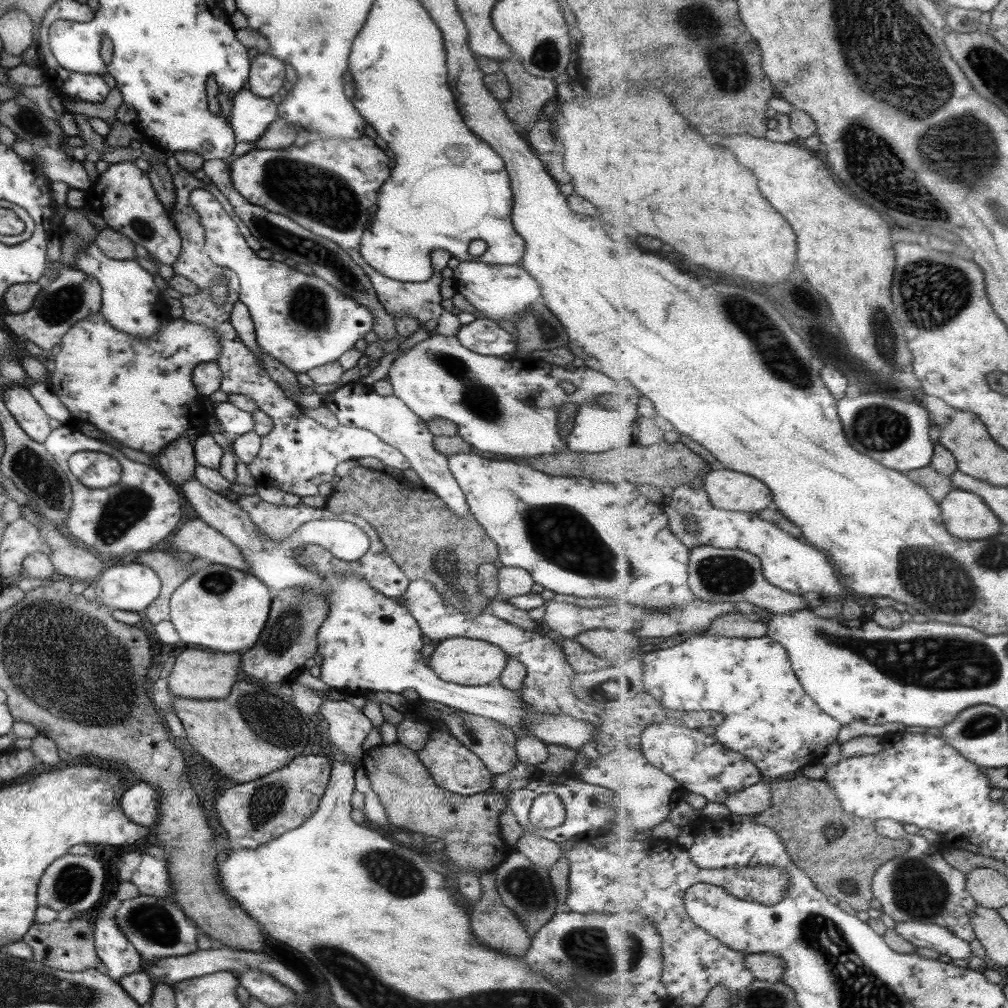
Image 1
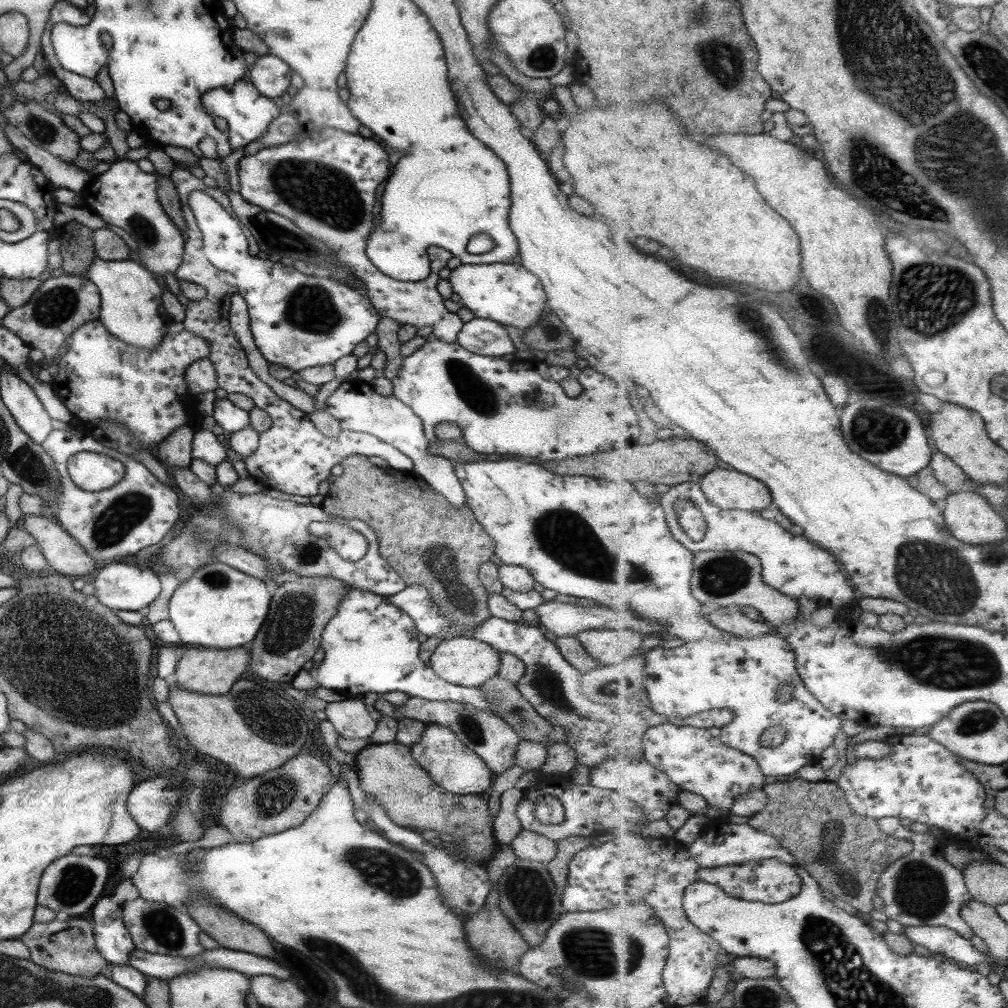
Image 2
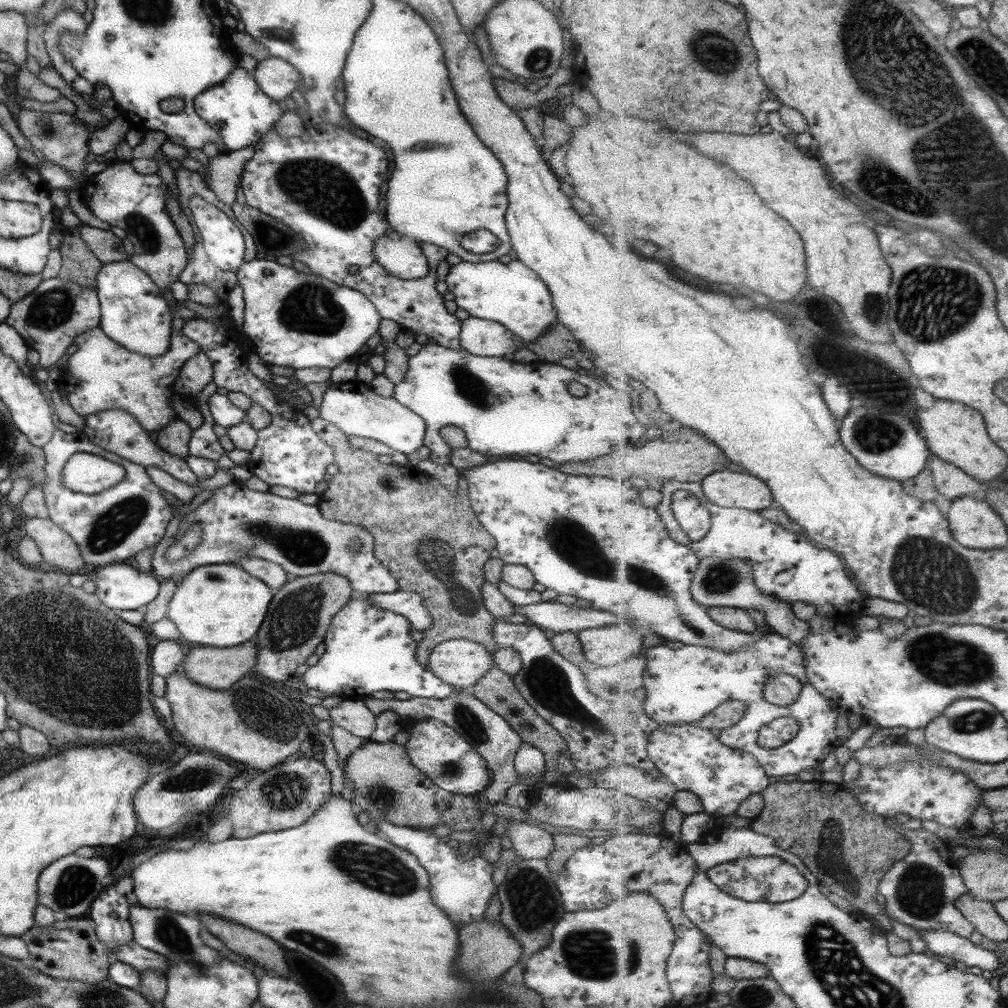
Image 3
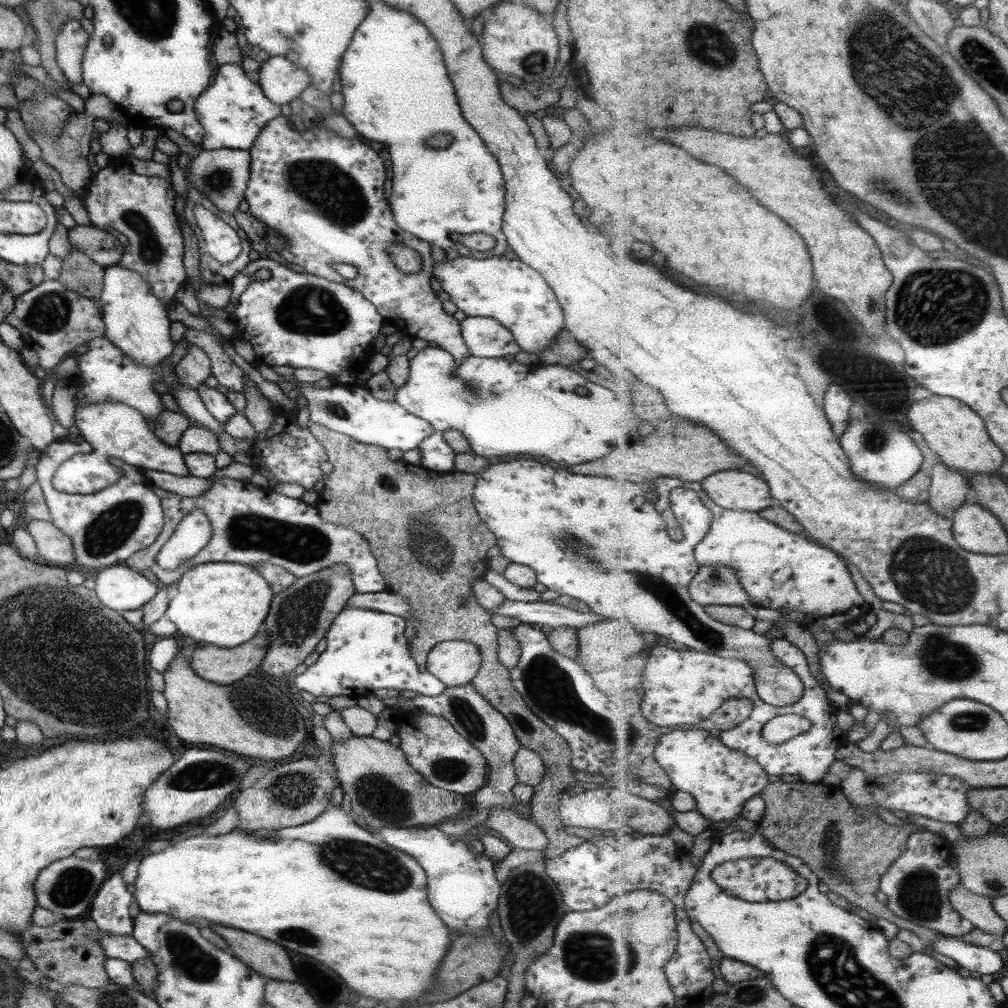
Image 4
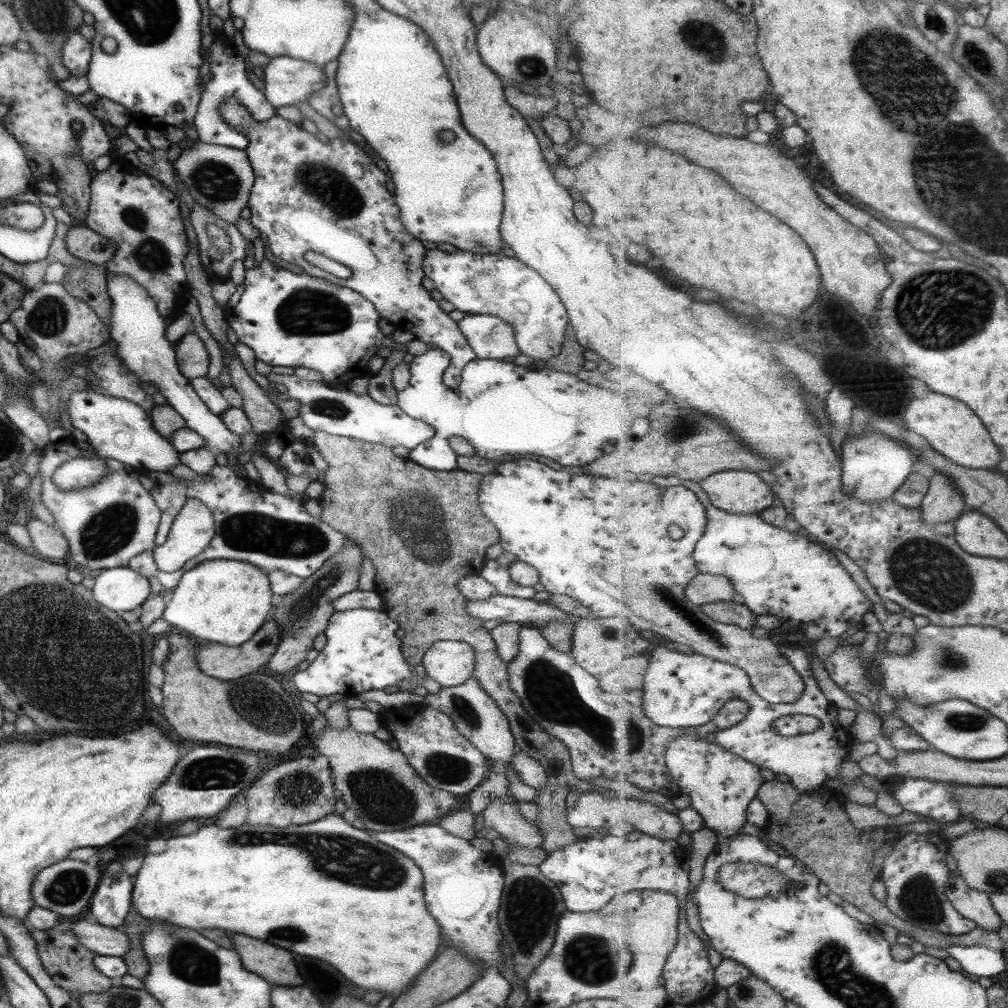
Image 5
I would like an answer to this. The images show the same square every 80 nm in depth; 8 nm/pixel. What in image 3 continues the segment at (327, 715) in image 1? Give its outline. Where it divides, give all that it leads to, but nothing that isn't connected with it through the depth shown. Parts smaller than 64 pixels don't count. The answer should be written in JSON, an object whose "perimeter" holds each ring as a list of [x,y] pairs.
{"perimeter":[[[344,699],[328,710],[330,721],[349,732],[349,734],[366,736],[376,728],[374,715],[365,708],[361,699]]]}

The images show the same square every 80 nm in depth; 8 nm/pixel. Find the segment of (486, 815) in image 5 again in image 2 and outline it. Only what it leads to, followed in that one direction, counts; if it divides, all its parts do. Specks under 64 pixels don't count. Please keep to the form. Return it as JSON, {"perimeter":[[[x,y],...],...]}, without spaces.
{"perimeter":[[[523,828],[508,845],[513,849],[516,858],[544,864],[548,863],[556,853],[555,841]]]}

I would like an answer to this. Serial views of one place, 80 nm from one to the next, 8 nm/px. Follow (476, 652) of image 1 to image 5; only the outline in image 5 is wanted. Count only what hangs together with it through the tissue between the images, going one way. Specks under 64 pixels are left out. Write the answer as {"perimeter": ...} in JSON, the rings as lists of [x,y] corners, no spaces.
{"perimeter":[[[459,641],[432,642],[423,654],[420,671],[439,687],[463,684],[473,673],[473,649]]]}

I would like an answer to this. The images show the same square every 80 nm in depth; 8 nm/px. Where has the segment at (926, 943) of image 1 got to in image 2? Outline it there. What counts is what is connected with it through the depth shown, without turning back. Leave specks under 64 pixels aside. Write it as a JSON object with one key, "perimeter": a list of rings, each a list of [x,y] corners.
{"perimeter":[[[943,924],[939,926],[904,926],[905,936],[913,943],[925,946],[933,953],[940,953],[946,958],[953,959],[960,965],[976,965],[981,962],[994,964],[991,955],[977,950],[972,944],[972,940],[963,938],[956,930],[946,927]]]}

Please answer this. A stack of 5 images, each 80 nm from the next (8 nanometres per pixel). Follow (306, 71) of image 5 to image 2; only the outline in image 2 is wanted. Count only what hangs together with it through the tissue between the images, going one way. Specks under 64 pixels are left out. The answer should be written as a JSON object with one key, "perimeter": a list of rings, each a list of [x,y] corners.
{"perimeter":[[[266,54],[257,57],[250,67],[248,81],[268,99],[277,98],[287,90],[292,69],[276,56]]]}

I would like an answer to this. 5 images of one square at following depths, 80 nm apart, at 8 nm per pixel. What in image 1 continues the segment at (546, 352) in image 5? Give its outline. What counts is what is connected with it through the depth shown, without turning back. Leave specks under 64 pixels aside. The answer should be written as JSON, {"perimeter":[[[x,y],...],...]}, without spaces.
{"perimeter":[[[465,260],[452,269],[450,278],[455,292],[461,294],[481,316],[491,321],[517,321],[533,302],[541,300],[537,281],[519,264],[491,265],[480,260]]]}

